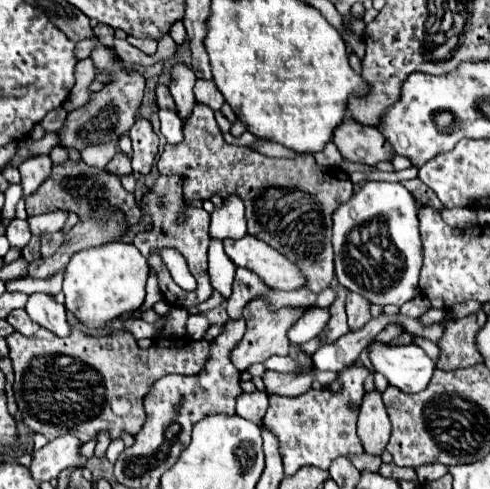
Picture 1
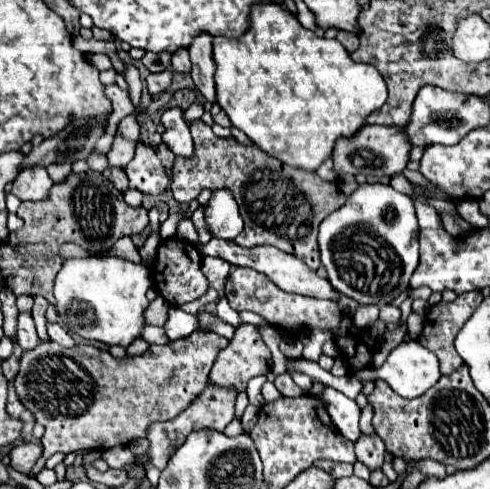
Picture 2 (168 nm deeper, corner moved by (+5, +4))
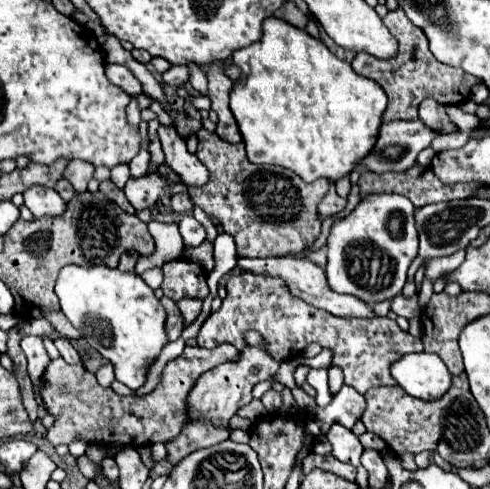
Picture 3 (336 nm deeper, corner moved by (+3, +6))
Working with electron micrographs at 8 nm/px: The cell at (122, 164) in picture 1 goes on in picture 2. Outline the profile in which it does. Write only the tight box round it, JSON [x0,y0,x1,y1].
[106,167,128,193]

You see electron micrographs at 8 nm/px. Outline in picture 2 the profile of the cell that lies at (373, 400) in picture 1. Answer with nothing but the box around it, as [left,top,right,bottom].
[356,435,384,471]

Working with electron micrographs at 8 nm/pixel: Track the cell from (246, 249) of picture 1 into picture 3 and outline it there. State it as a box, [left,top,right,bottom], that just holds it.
[236,257,374,317]

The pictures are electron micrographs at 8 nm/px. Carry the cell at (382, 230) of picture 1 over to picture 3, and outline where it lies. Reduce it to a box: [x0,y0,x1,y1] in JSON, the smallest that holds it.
[326,193,418,305]

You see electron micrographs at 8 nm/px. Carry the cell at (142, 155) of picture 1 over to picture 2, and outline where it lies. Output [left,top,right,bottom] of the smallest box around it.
[126,145,170,195]

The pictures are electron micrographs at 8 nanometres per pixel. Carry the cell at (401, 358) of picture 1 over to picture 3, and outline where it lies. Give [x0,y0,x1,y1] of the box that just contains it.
[390,353,452,399]

